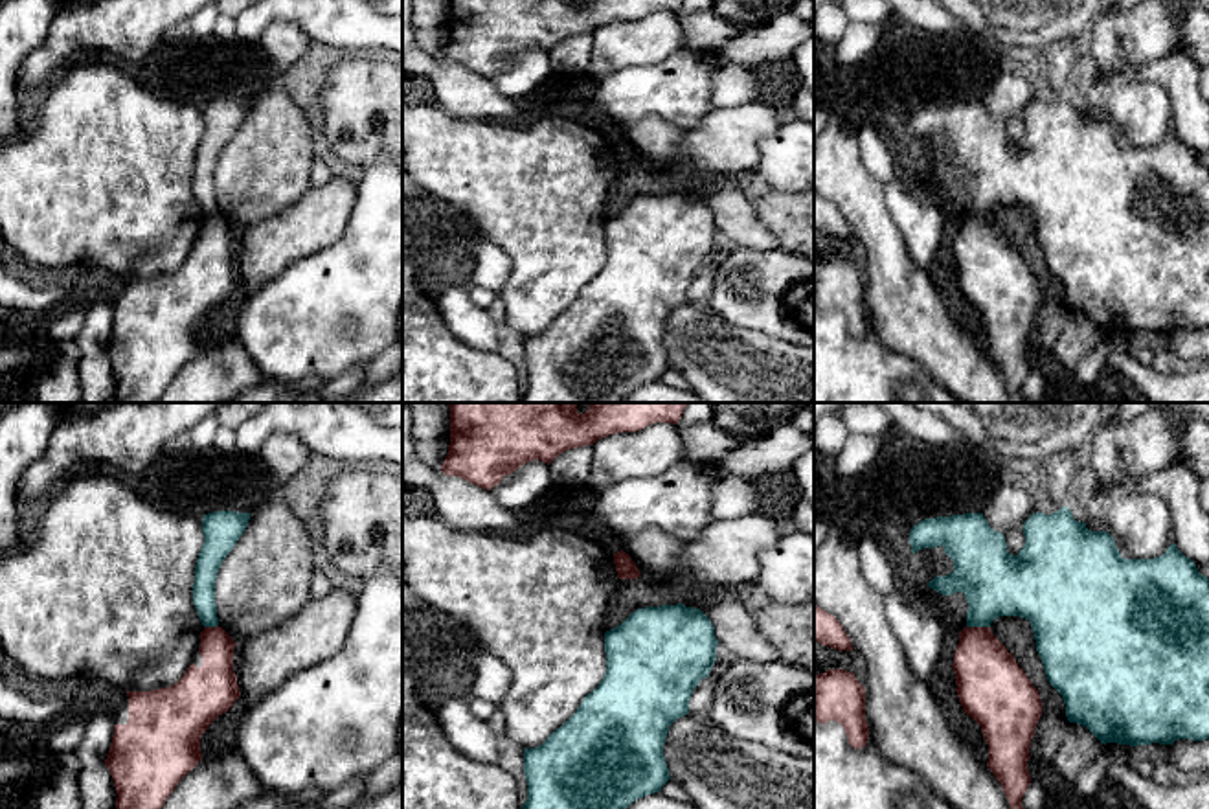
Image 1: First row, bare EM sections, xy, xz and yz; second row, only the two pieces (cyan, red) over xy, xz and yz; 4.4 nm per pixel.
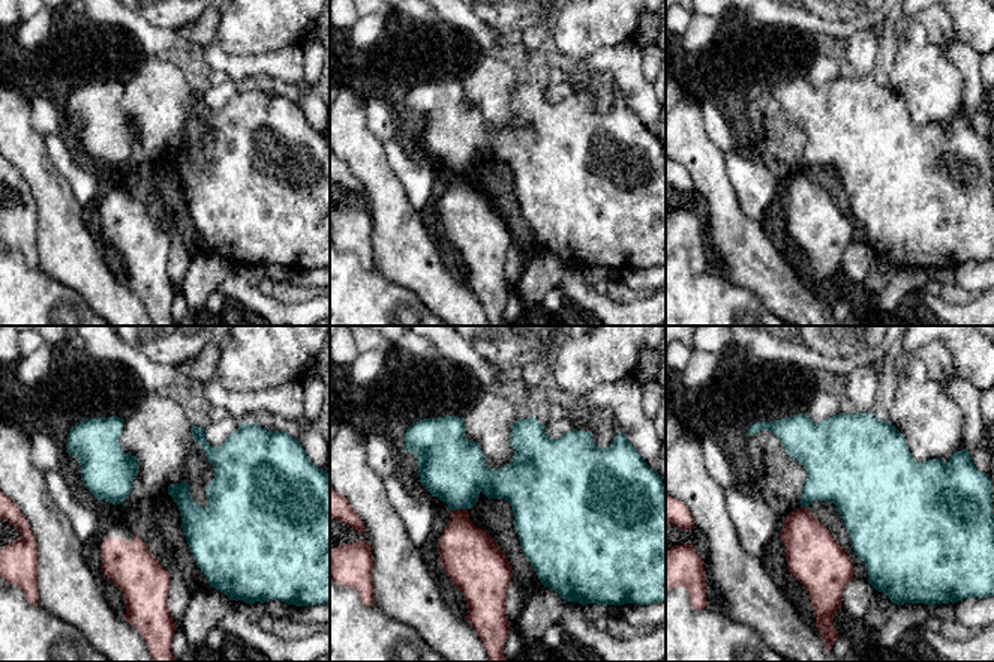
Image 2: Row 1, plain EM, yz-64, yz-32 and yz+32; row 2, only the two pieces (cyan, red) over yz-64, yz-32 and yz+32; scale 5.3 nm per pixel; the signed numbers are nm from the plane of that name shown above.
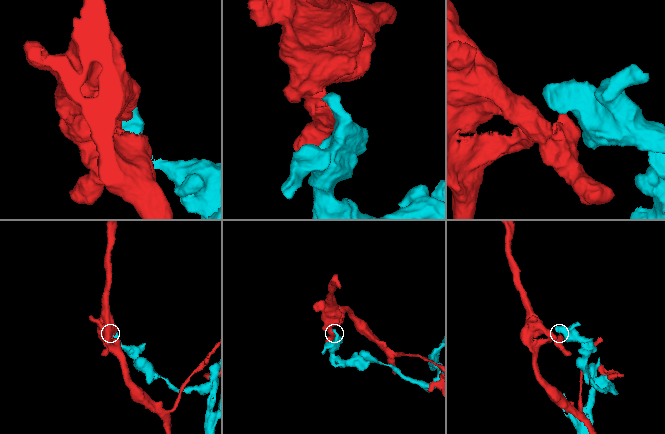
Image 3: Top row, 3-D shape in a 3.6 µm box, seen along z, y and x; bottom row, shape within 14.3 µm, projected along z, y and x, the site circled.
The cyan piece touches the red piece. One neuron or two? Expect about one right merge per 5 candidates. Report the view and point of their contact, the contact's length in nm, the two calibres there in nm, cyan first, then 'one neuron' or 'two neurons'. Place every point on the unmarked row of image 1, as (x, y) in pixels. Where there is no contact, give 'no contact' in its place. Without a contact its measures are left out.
yz (978, 214) | 100 nm | 280/280 nm | two neurons

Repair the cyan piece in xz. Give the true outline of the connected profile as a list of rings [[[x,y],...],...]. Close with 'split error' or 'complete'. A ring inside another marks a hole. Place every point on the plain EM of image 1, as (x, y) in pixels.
[[[682,191],[638,197],[621,213],[606,219],[606,259],[599,274],[540,335],[524,336],[527,388],[520,403],[621,403],[638,386],[660,381],[671,368],[663,346],[669,314],[689,302],[689,287],[698,270],[709,265],[717,234],[709,206]]]; complete

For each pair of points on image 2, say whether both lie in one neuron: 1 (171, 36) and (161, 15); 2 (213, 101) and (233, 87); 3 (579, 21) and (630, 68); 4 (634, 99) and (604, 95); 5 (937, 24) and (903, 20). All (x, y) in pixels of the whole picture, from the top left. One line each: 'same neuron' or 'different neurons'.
1: different neurons
2: same neuron
3: different neurons
4: different neurons
5: same neuron

